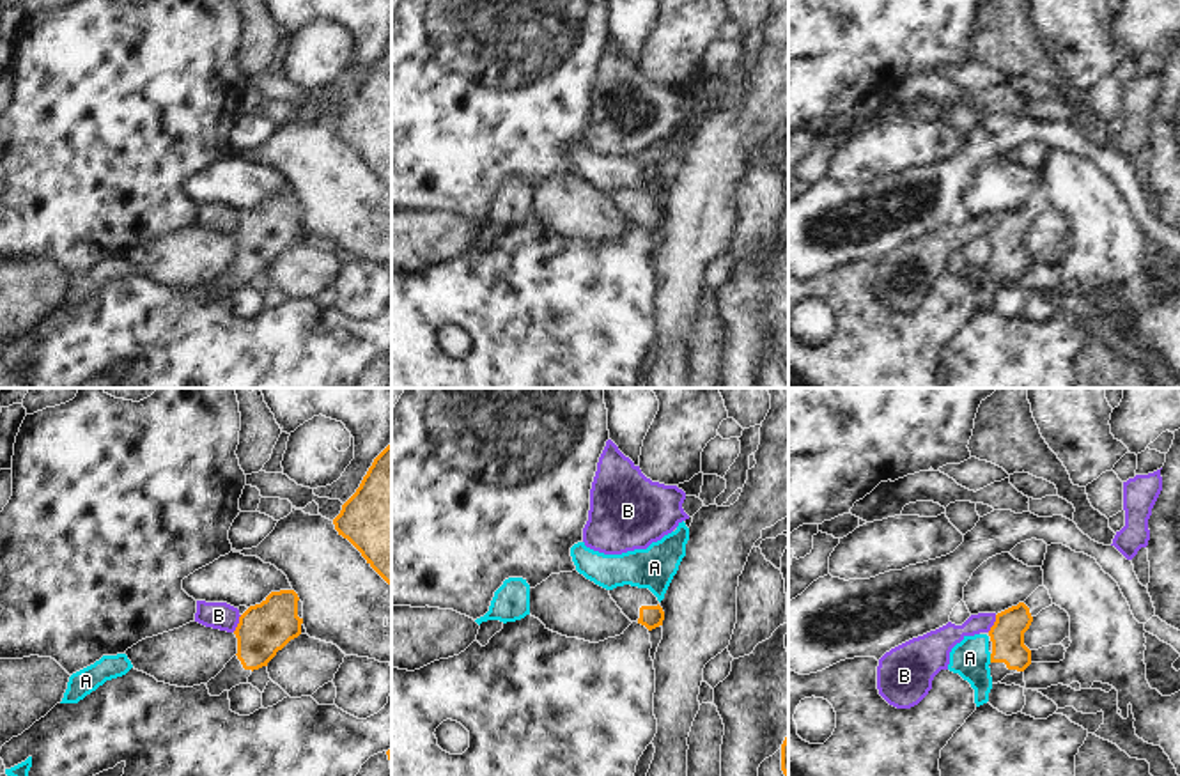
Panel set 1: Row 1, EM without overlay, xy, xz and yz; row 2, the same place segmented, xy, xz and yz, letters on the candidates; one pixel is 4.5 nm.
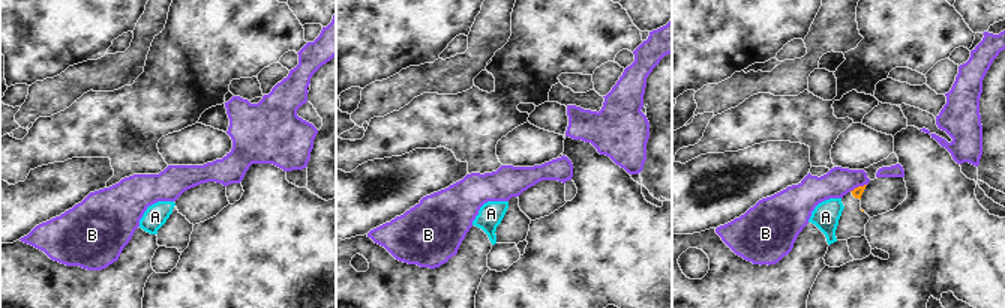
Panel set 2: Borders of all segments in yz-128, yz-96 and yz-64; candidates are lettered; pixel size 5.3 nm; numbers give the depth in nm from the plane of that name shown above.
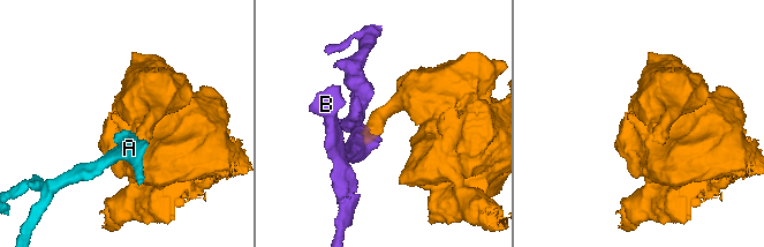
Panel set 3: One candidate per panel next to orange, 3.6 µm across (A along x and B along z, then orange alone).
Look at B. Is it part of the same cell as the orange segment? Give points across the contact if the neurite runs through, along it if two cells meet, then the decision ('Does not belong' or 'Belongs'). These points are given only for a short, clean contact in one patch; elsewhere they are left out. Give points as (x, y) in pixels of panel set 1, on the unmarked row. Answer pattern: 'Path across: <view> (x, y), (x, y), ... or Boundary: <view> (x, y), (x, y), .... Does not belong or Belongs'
Boundary: xy (241, 218), (232, 234). Does not belong.

